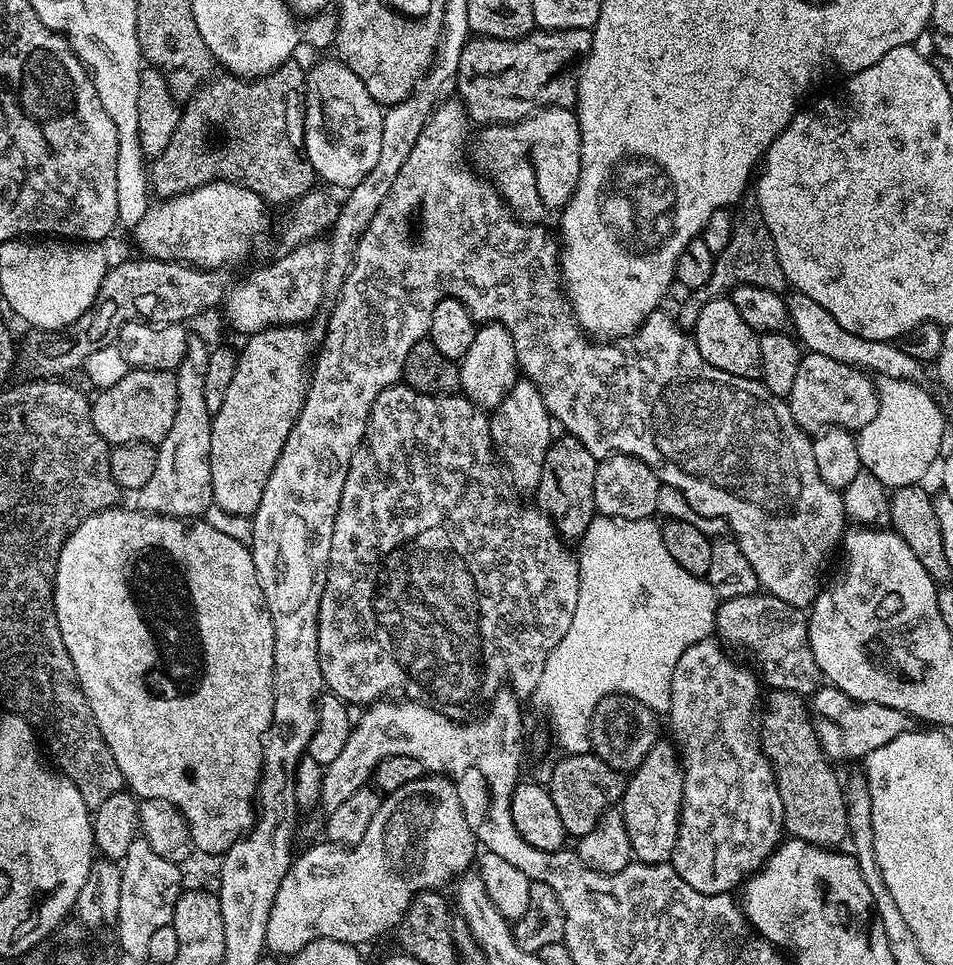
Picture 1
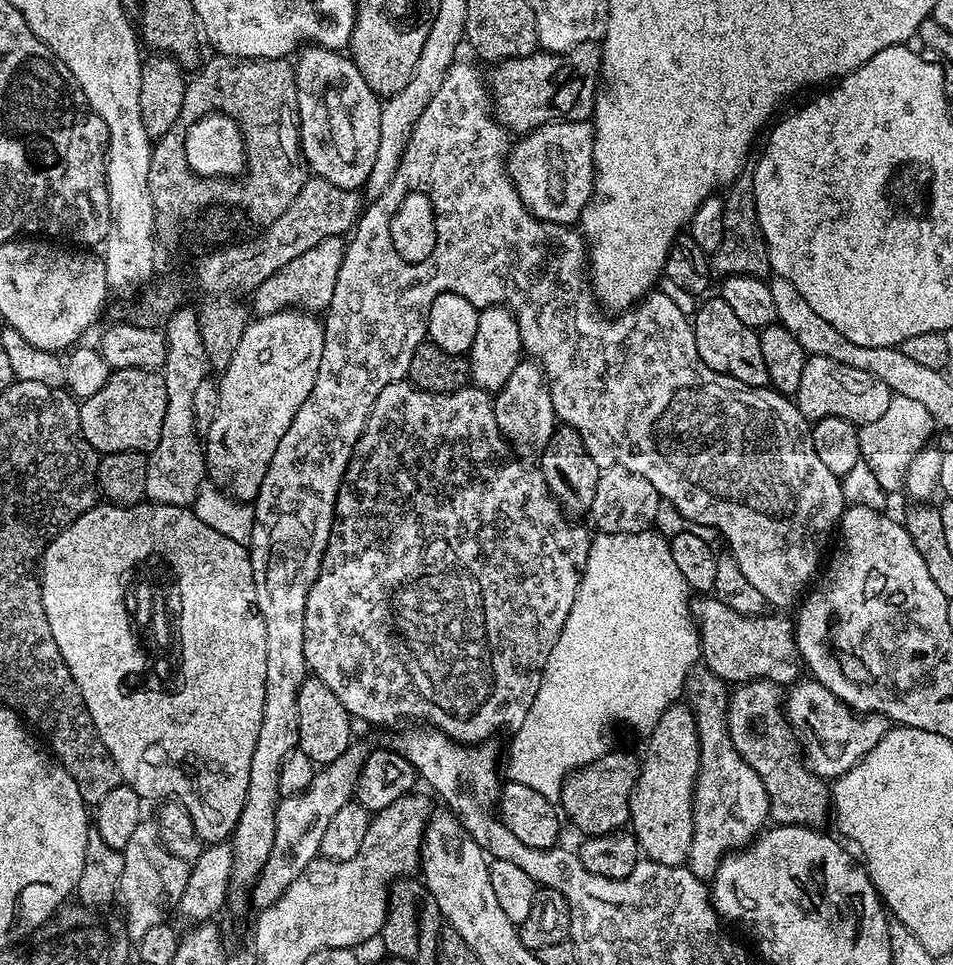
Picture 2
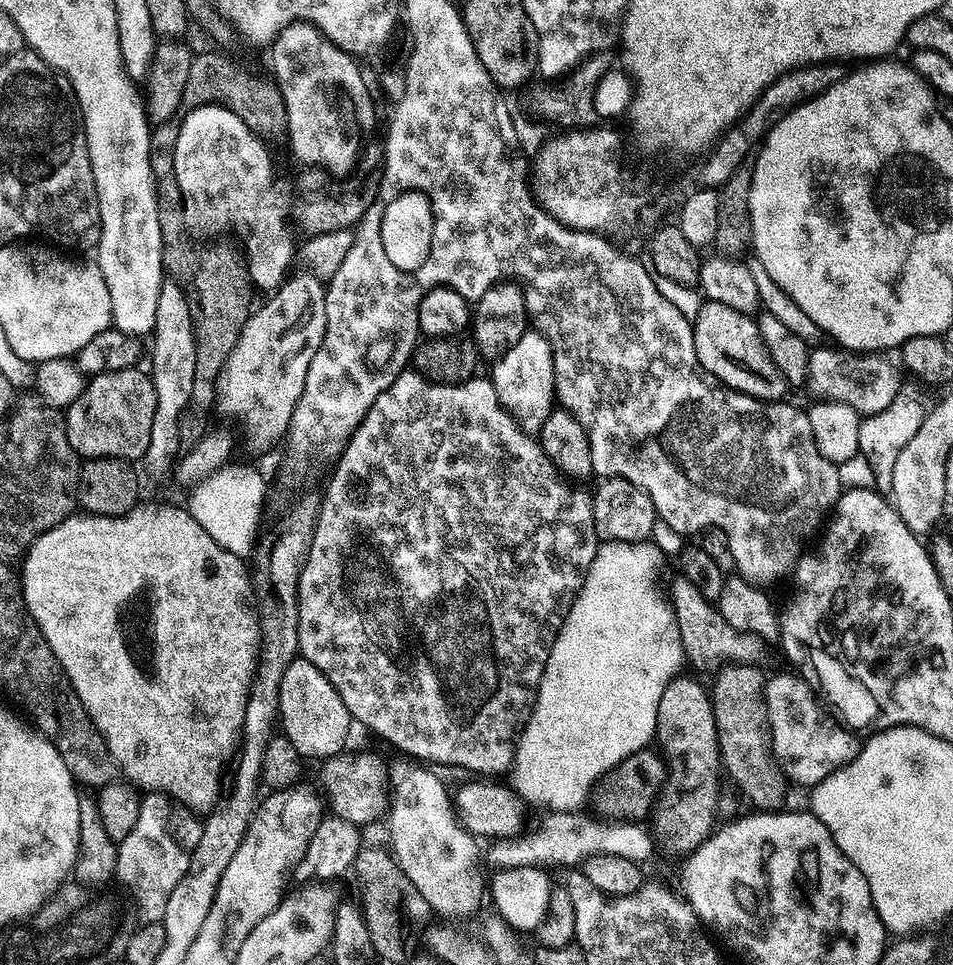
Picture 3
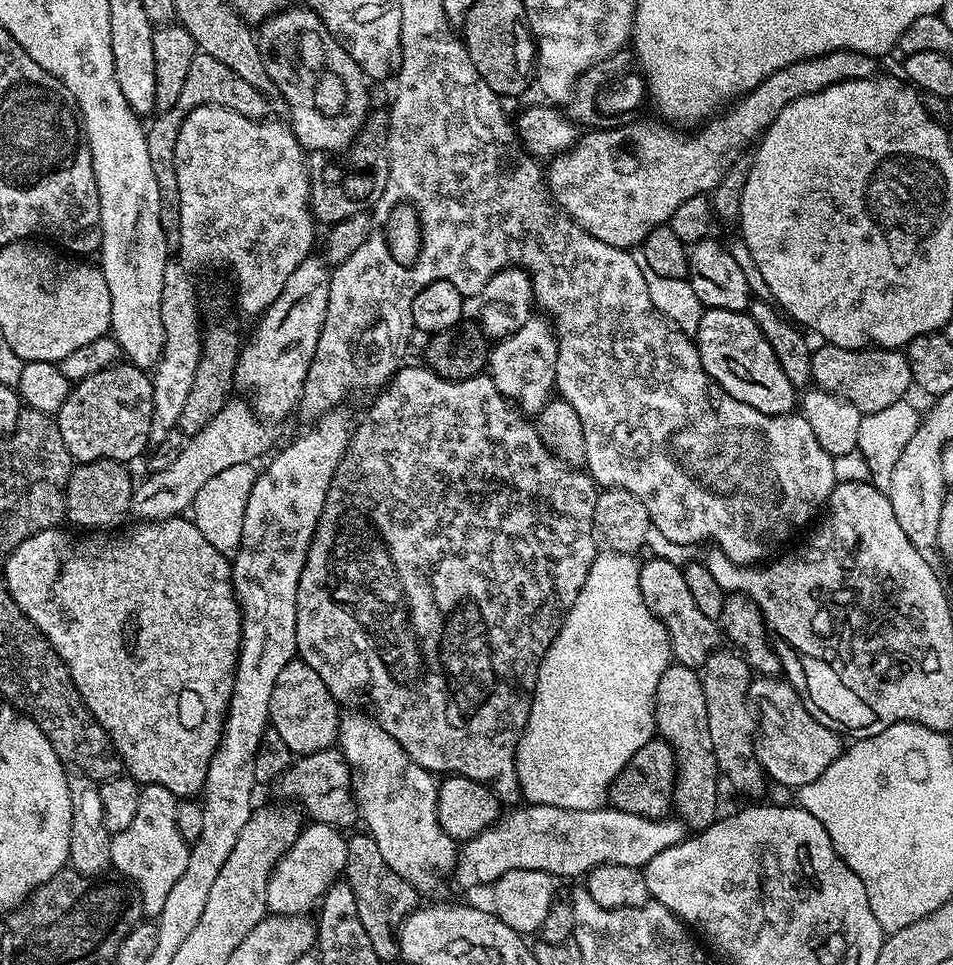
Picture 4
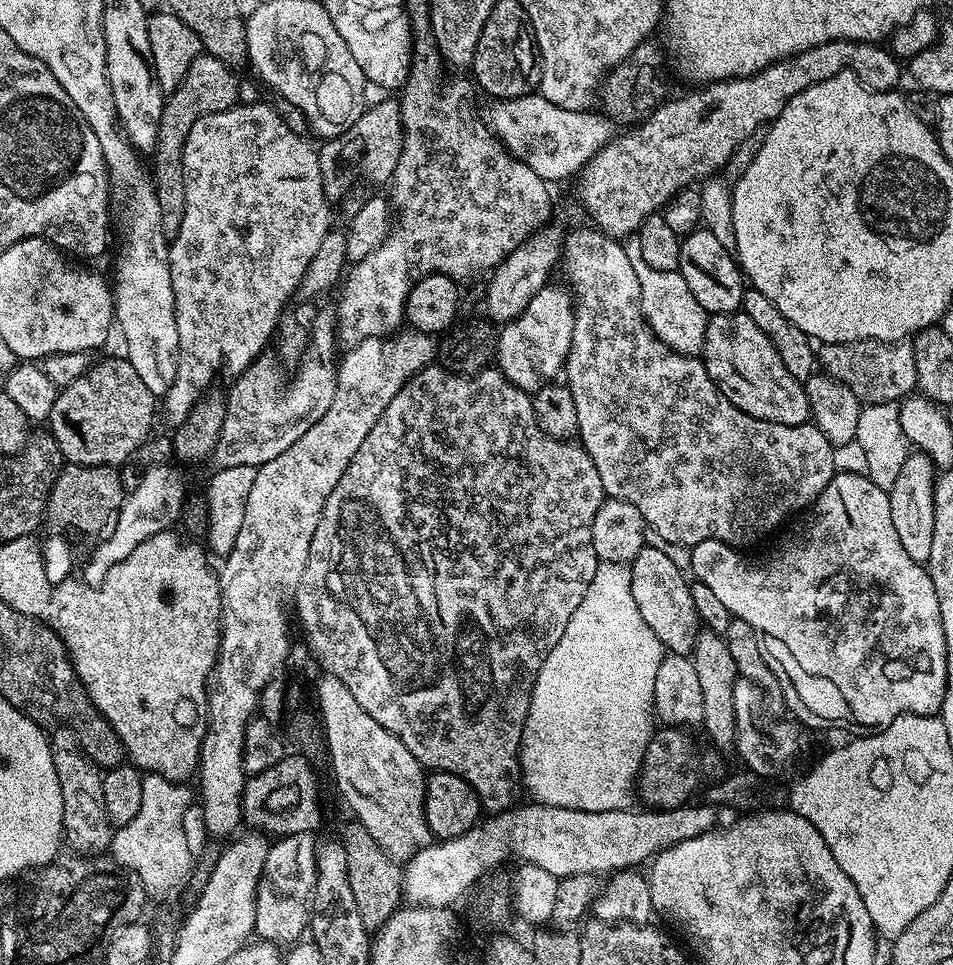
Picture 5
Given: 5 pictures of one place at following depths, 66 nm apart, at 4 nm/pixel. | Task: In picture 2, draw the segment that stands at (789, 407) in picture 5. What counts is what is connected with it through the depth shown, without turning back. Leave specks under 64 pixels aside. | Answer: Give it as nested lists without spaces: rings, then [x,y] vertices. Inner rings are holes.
[[[719,298],[707,300],[705,299],[694,313],[696,345],[702,362],[706,362],[710,370],[726,374],[730,378],[738,378],[738,382],[751,388],[769,387],[766,361],[762,359],[759,331],[746,326],[746,322],[738,319],[734,315],[734,310],[730,310],[730,306],[726,306],[724,300]]]

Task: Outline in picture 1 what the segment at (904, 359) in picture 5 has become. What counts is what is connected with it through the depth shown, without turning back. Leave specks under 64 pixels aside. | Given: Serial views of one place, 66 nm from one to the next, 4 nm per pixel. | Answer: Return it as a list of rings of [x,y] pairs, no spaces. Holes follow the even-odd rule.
[[[808,352],[800,357],[794,390],[790,390],[786,399],[794,414],[794,422],[802,431],[819,434],[825,428],[845,428],[856,434],[874,422],[880,394],[877,381],[871,375],[842,362],[834,362],[834,358],[826,358],[826,354]]]

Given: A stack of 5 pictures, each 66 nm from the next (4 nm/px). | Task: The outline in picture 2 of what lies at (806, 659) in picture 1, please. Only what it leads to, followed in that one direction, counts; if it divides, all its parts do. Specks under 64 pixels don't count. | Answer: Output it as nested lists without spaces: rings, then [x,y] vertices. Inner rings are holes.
[[[696,598],[690,607],[700,634],[700,655],[709,671],[725,682],[769,680],[791,686],[801,679],[802,661],[796,645],[796,630],[787,615],[740,616],[715,598]]]

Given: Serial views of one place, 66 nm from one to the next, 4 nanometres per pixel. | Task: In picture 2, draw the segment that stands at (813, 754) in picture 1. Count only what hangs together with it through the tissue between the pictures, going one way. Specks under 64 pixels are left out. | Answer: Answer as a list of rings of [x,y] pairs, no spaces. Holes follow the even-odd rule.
[[[769,680],[743,681],[729,693],[727,708],[731,744],[762,780],[768,798],[769,815],[776,824],[804,824],[825,827],[830,812],[829,783],[809,771],[800,755],[801,746],[784,713],[783,685]]]

